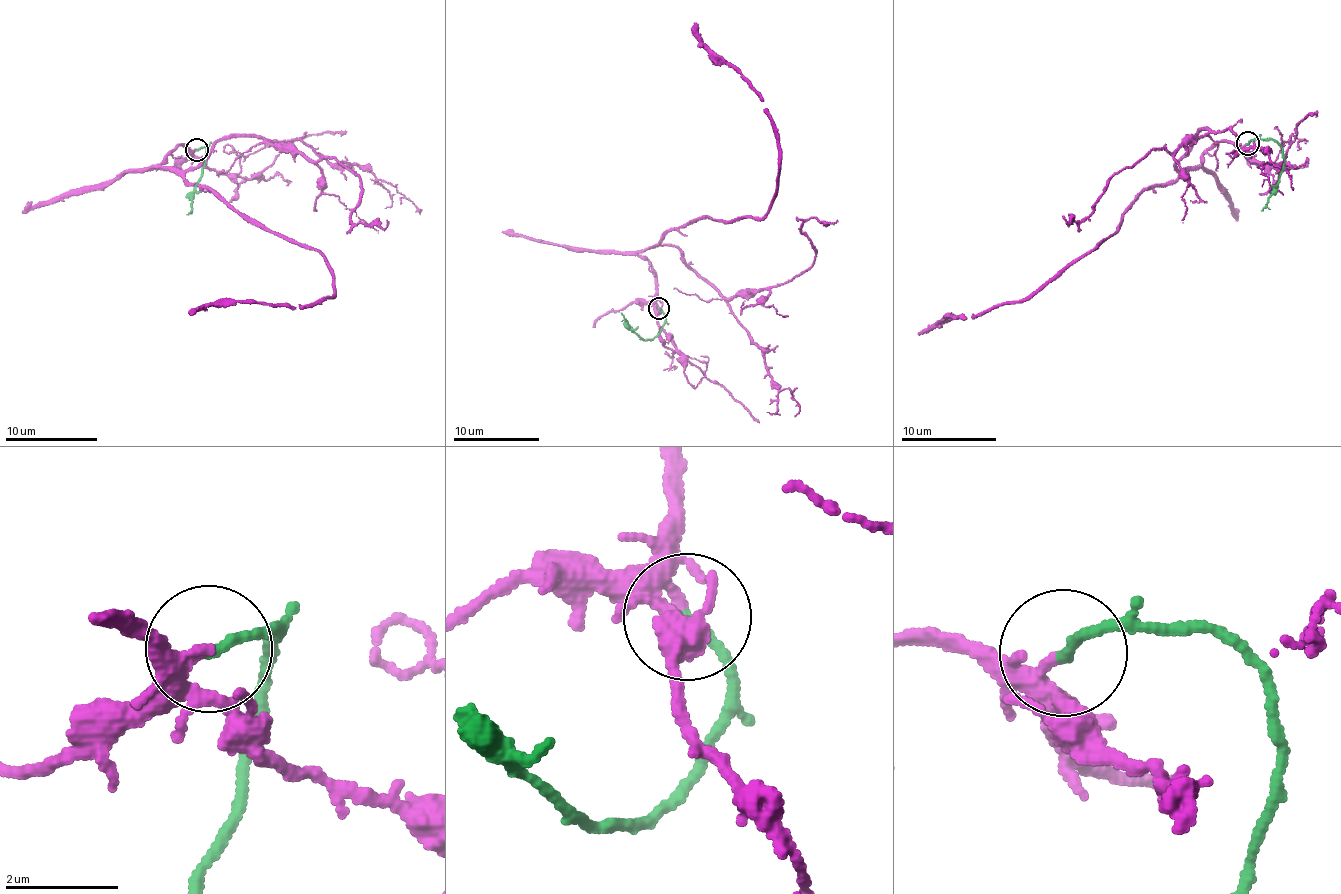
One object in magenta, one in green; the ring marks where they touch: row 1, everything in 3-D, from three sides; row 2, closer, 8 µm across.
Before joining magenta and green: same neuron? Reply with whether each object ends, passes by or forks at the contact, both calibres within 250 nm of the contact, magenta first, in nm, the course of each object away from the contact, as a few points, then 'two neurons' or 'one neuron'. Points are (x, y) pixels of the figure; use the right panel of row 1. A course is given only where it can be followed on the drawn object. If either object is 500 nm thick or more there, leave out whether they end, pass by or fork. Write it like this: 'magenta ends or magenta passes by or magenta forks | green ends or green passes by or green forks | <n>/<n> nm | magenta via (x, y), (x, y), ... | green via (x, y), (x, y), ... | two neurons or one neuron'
magenta forks | green ends | 170/170 nm | magenta via (1247, 144), (1212, 143), (1198, 167), (1137, 192), (1115, 232), (1022, 299), (973, 318), (941, 318), (918, 334) | green via (1247, 144), (1253, 139), (1261, 138), (1282, 148), (1283, 170), (1262, 211) | one neuron

